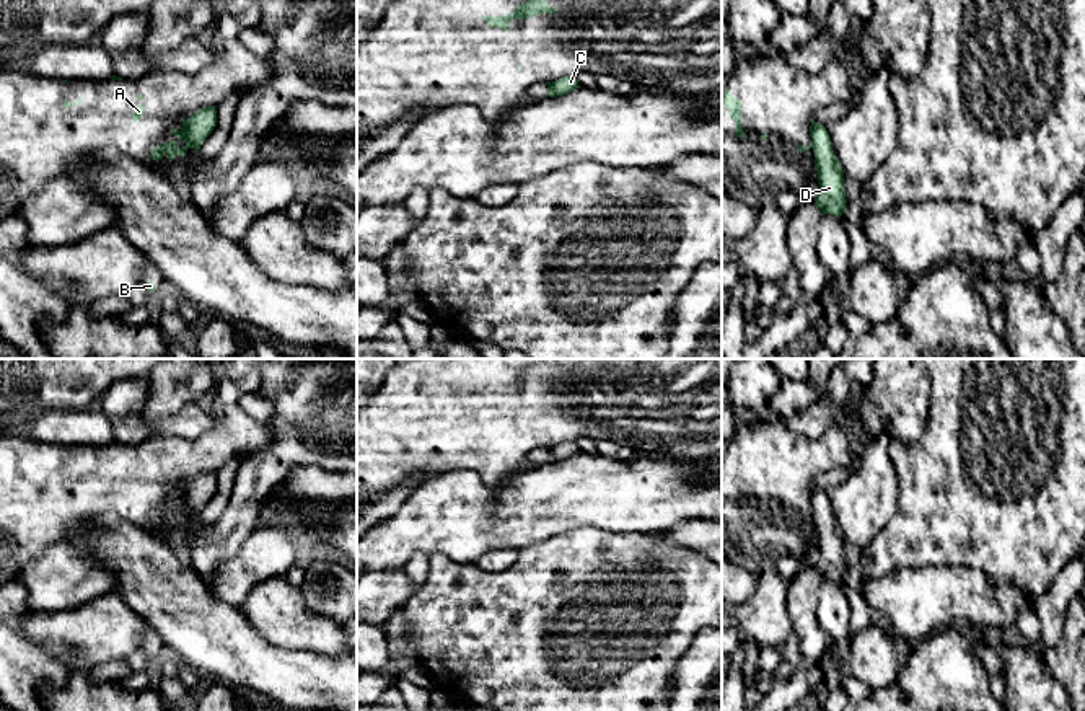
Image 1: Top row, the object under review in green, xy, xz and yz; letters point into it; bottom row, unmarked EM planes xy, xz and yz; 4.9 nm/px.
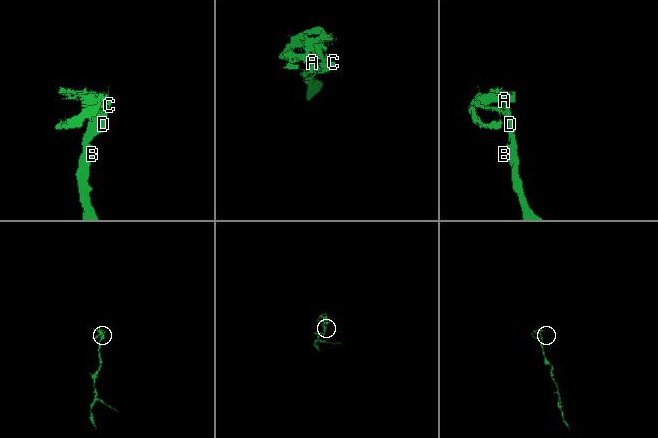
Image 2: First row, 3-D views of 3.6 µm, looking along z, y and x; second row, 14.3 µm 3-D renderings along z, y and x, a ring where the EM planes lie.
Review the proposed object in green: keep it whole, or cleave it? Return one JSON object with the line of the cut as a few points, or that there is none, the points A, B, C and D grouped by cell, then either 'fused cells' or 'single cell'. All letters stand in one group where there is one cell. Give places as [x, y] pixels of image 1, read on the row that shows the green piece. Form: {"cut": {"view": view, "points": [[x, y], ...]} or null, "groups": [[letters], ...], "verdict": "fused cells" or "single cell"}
{"cut": {"view": "xy", "points": [[168, 142], [165, 152]]}, "groups": [["A"], ["B", "C", "D"]], "verdict": "fused cells"}

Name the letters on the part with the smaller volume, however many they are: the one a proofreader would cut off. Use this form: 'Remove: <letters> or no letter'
Remove: A

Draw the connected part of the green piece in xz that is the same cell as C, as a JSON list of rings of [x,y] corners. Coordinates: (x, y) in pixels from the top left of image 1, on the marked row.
[[[564,77],[547,85],[547,93],[551,98],[557,98],[577,88],[580,88],[580,85],[575,77]]]

